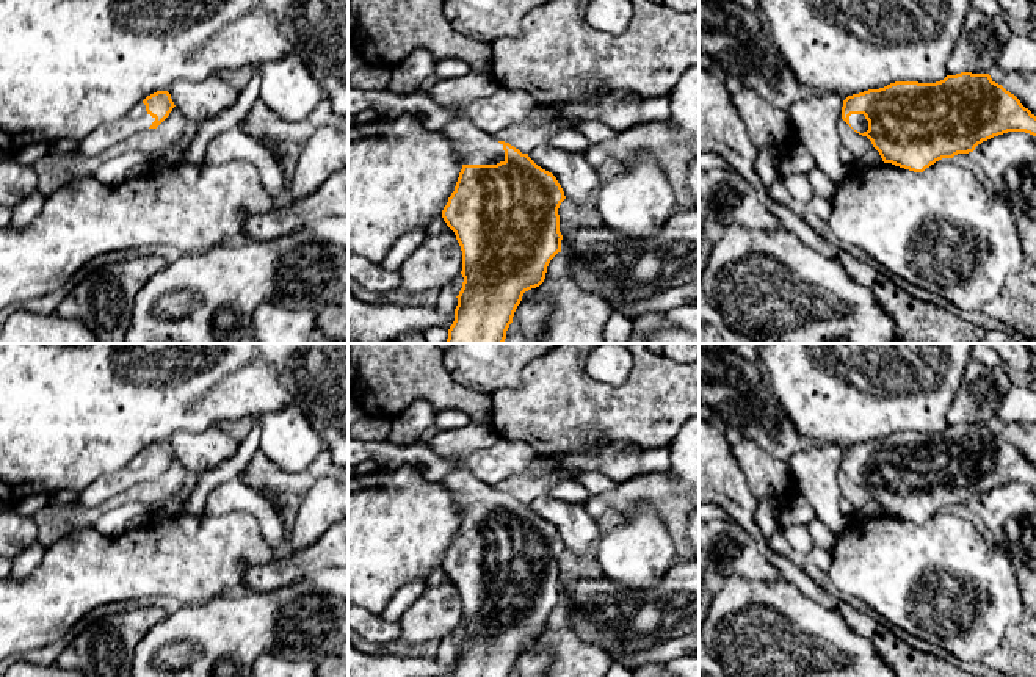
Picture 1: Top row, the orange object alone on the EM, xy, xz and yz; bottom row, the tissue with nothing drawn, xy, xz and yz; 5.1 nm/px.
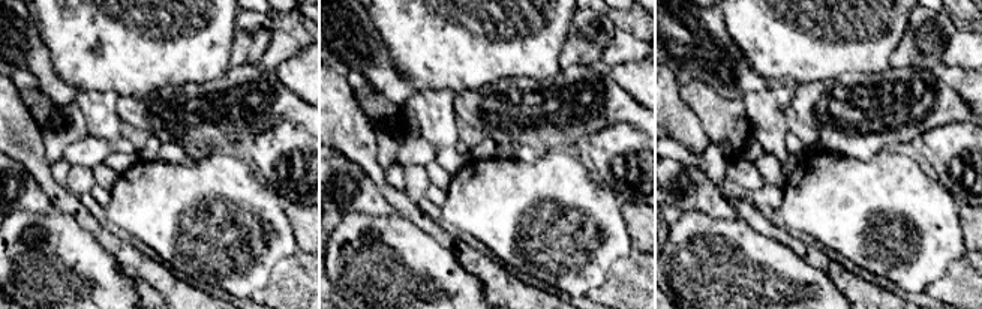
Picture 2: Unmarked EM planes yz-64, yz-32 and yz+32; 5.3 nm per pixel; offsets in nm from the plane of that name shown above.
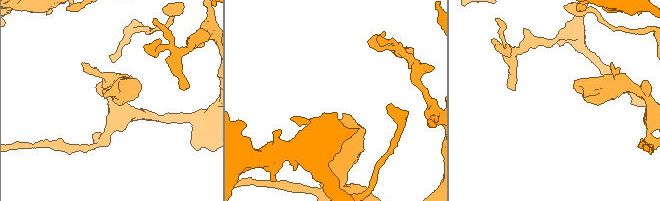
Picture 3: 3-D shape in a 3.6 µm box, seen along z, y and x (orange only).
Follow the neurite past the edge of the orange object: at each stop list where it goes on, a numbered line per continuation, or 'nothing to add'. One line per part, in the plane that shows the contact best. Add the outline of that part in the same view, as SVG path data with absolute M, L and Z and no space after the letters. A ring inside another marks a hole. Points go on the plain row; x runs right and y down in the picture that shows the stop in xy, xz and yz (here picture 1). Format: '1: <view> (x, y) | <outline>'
1: xz (474, 497) | M465 467L450 470L440 481L455 495L455 503L464 511L464 516L505 512L503 495L494 486L480 481Z

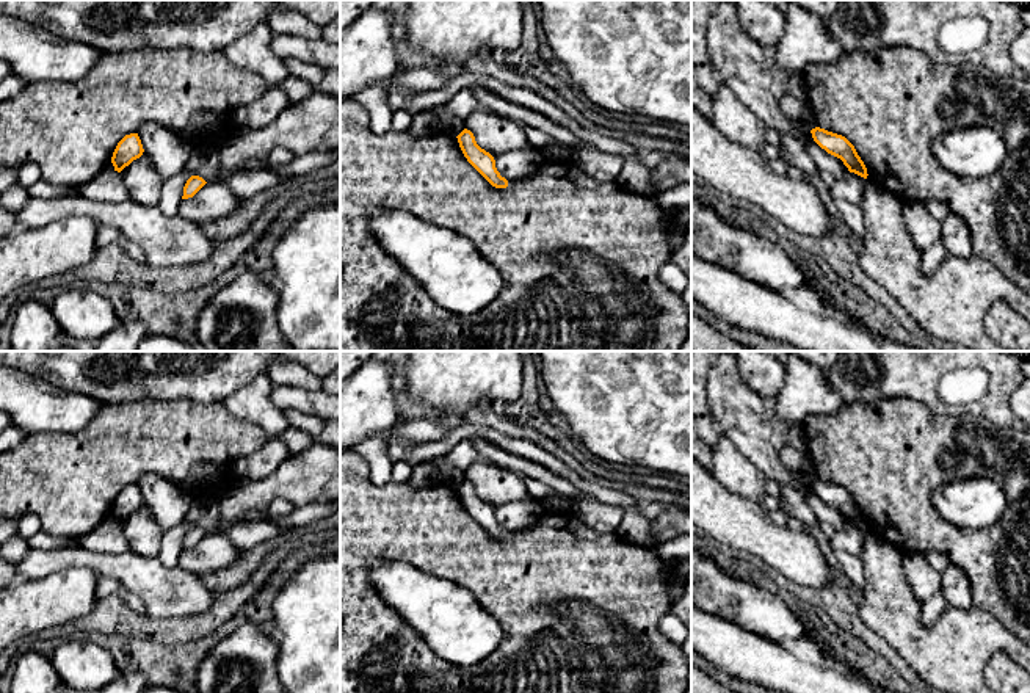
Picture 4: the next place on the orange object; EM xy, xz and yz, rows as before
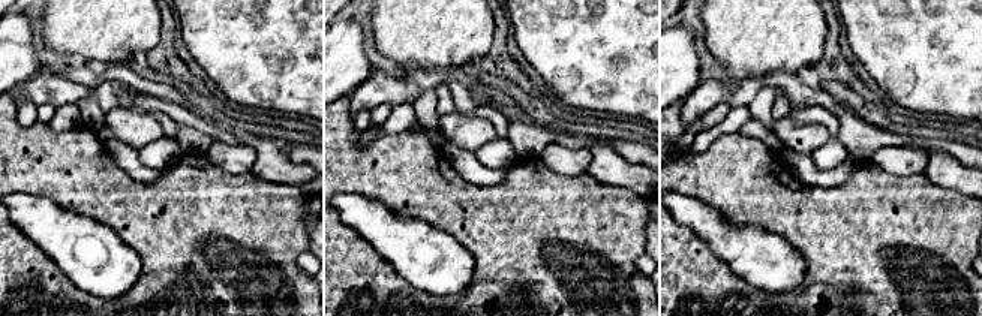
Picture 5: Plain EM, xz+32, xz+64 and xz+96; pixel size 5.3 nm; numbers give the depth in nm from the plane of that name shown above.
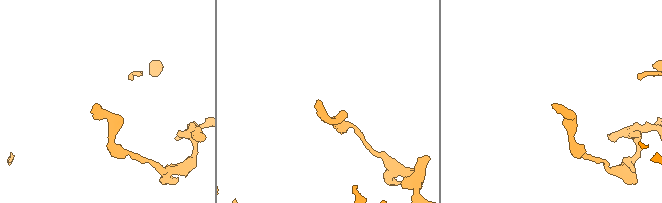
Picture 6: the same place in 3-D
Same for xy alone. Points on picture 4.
nothing to add

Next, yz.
nothing to add

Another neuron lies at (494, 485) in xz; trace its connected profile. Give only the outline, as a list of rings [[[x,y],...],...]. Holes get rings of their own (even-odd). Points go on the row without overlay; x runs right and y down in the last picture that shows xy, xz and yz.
[[[478,459],[464,472],[464,478],[475,488],[477,495],[492,508],[510,502],[533,502],[519,472],[499,467],[494,463]]]

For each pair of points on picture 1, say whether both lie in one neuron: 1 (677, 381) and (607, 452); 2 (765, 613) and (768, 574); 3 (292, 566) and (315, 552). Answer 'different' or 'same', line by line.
1: different
2: different
3: same

